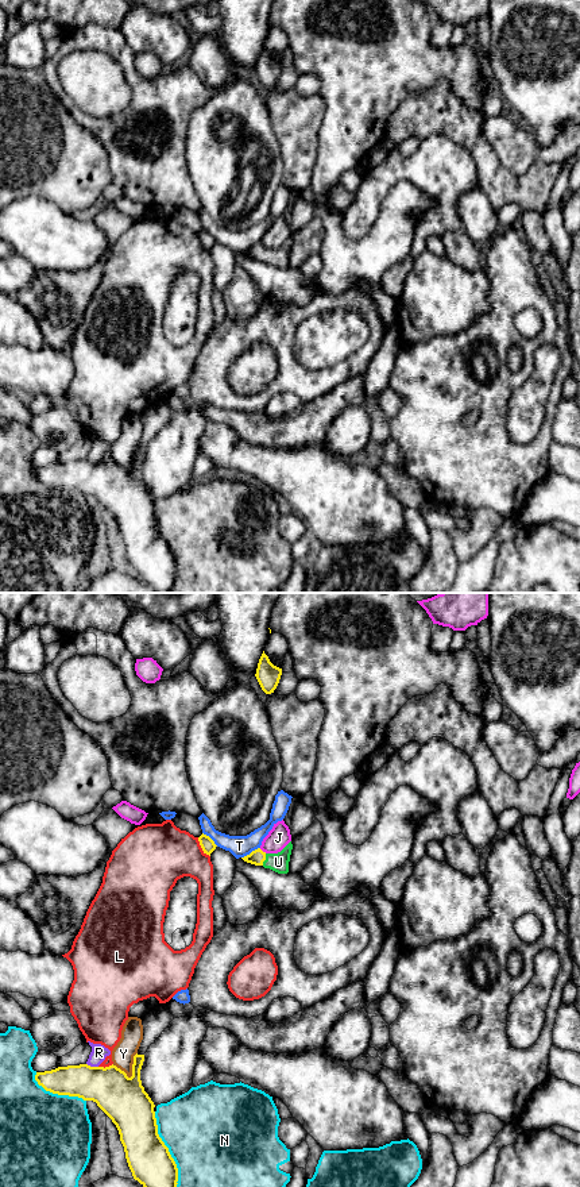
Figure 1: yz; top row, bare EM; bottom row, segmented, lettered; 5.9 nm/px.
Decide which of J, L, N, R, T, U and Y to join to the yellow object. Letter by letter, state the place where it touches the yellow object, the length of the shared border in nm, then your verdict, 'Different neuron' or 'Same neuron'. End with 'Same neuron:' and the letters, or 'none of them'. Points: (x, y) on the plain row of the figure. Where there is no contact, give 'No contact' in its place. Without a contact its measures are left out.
J: Touches yellow at yz (262, 246). Shared border 50 nm. Different neuron
L: Touches yellow at yz (201, 242). Shared border 140 nm. Different neuron
N: Touches yellow at yz (170, 550). Shared border 500 nm. Different neuron
R: Touches yellow at yz (92, 462). Shared border 80 nm. Different neuron
T: Touches yellow at yz (251, 247). Shared border 130 nm. Different neuron
U: Touches yellow at yz (265, 254). Shared border 80 nm. Same neuron
Y: Touches yellow at yz (132, 469). Shared border 170 nm. Different neuron
Same neuron: U

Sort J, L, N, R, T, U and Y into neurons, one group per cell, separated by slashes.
J / L / N / R / T / U / Y

